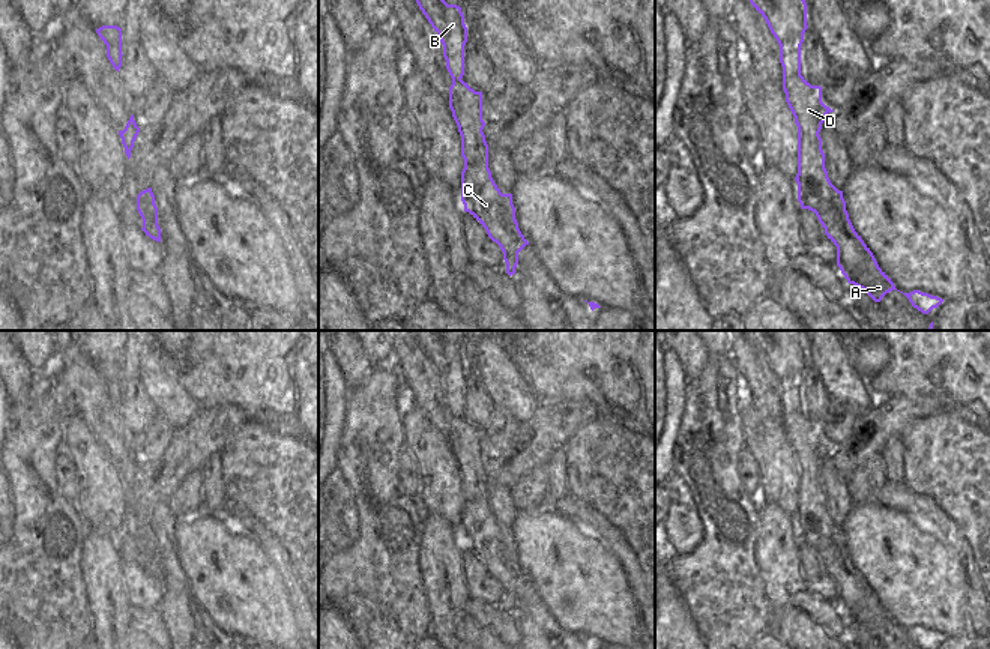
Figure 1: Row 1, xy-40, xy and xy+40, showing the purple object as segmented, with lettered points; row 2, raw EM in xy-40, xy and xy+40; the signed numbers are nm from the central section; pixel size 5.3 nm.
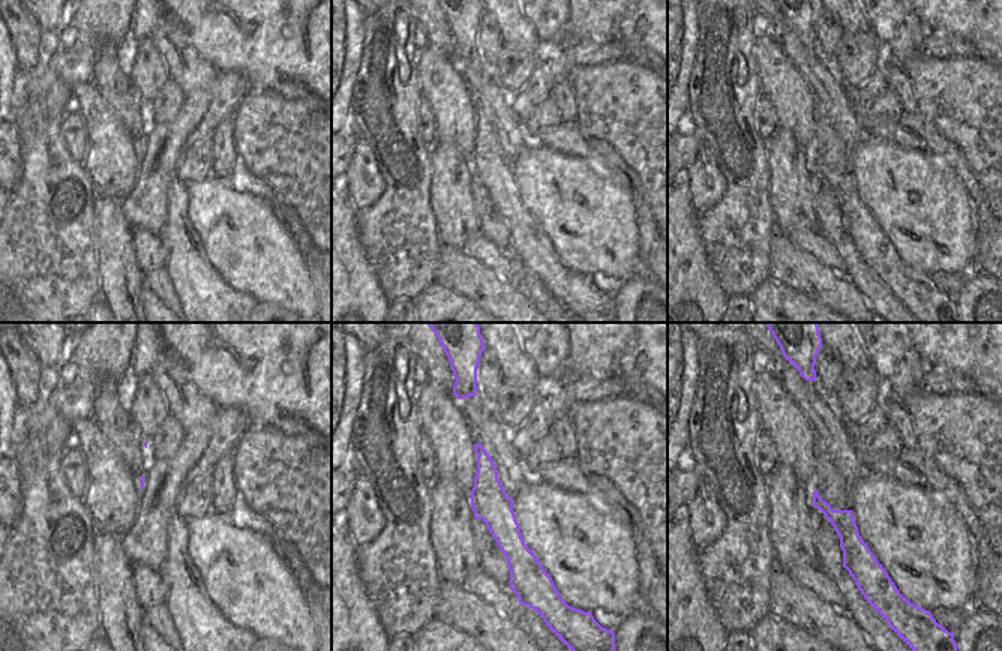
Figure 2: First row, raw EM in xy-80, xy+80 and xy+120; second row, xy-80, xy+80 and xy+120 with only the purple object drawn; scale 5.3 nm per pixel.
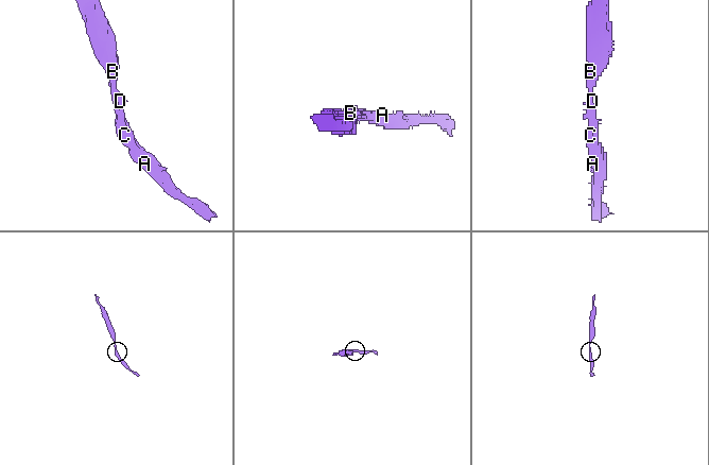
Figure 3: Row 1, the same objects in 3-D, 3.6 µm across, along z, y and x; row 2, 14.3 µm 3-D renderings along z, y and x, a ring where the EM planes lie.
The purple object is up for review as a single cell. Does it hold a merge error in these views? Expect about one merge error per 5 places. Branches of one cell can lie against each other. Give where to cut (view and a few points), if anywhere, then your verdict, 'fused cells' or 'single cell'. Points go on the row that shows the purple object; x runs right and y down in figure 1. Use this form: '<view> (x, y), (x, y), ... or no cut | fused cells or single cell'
no cut | single cell

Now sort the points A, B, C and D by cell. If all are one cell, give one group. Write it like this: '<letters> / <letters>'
A B C D

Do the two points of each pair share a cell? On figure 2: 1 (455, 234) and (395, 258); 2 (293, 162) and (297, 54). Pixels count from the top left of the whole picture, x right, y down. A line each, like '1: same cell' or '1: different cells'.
1: different cells
2: different cells

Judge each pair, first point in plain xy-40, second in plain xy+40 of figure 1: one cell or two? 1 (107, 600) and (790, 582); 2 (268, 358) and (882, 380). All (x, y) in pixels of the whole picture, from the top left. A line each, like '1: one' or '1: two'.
1: one
2: one

